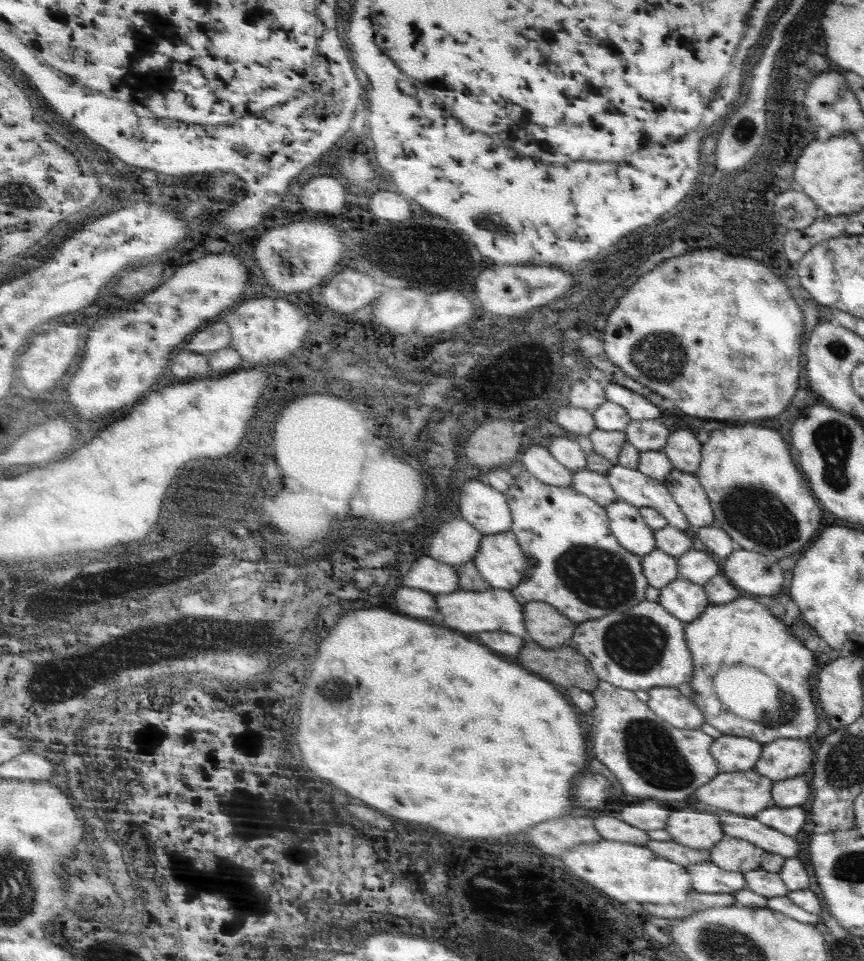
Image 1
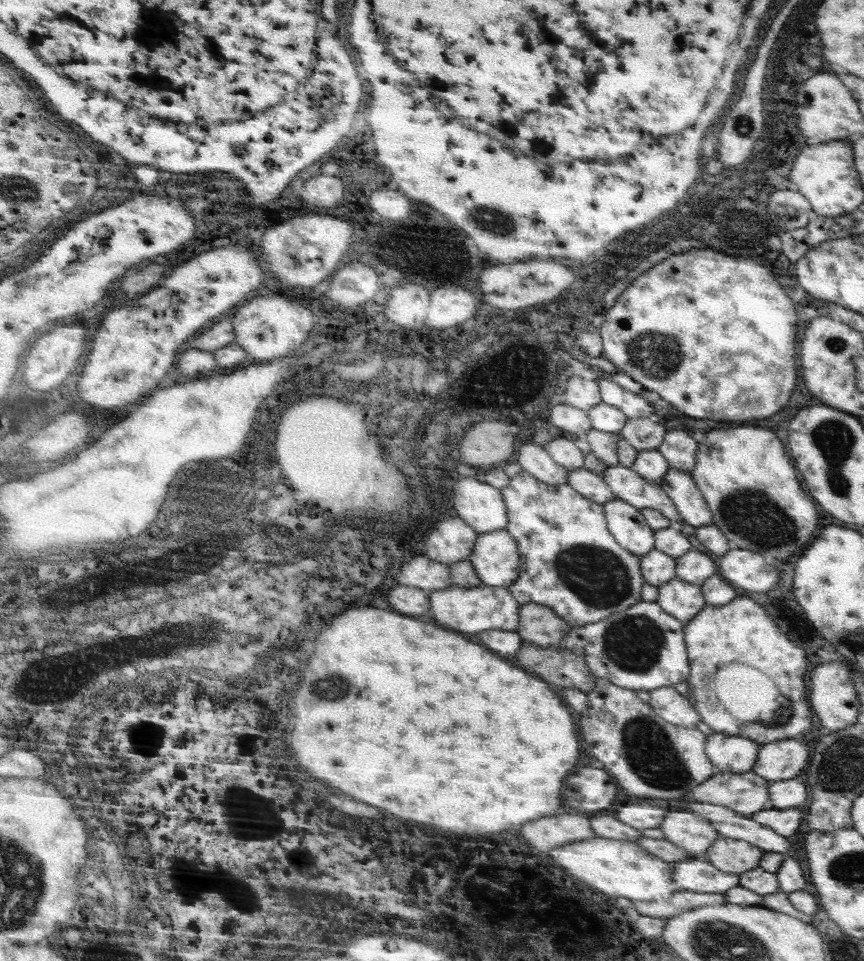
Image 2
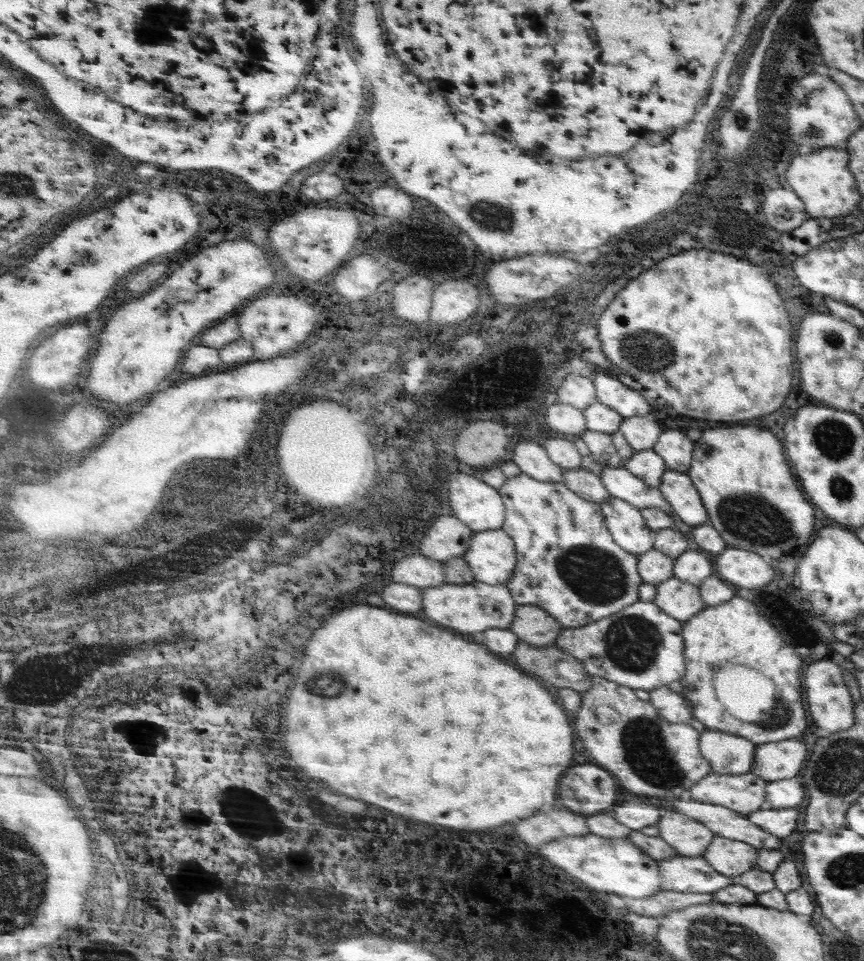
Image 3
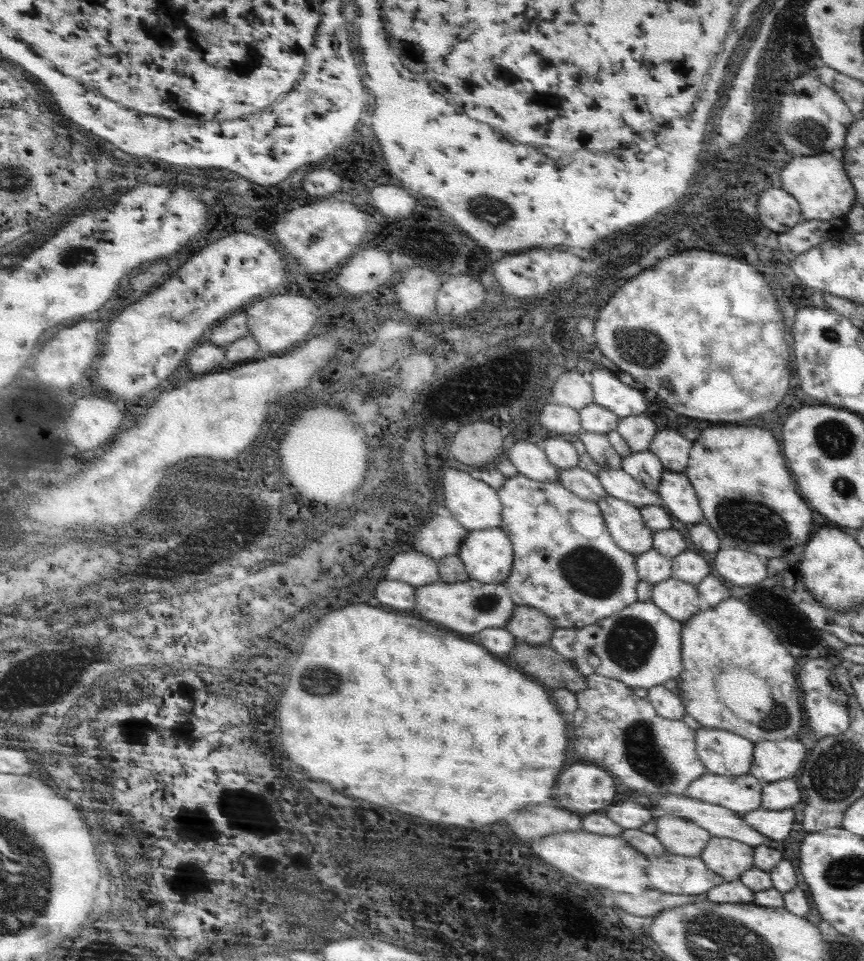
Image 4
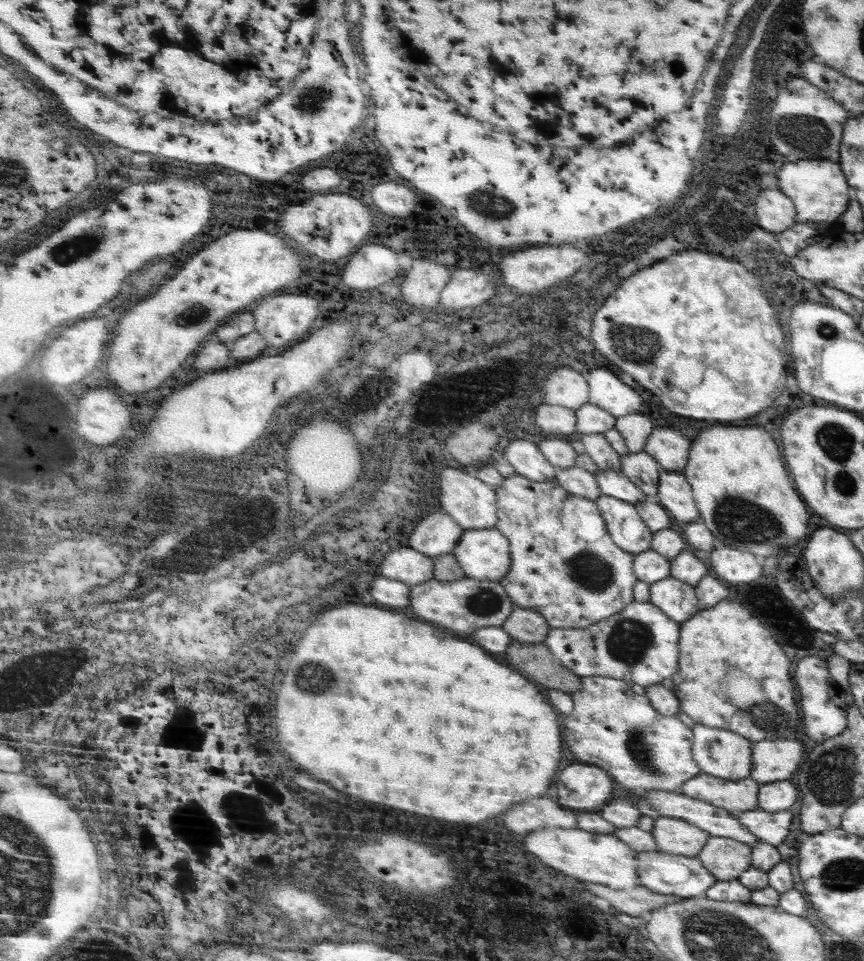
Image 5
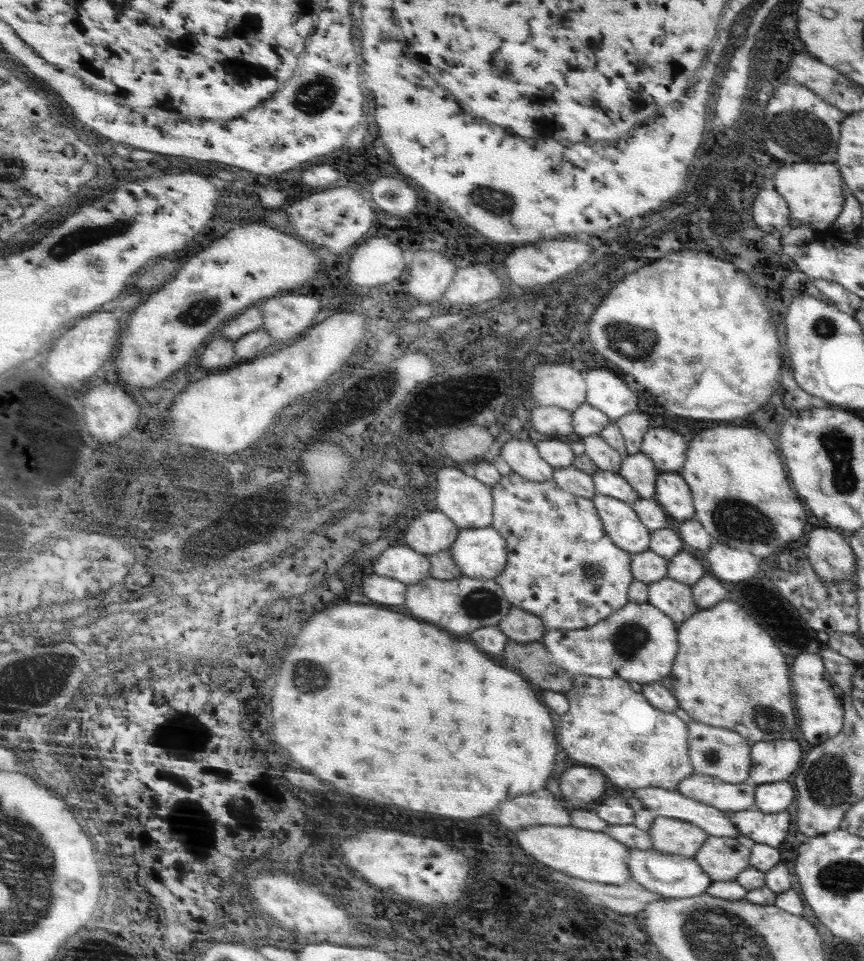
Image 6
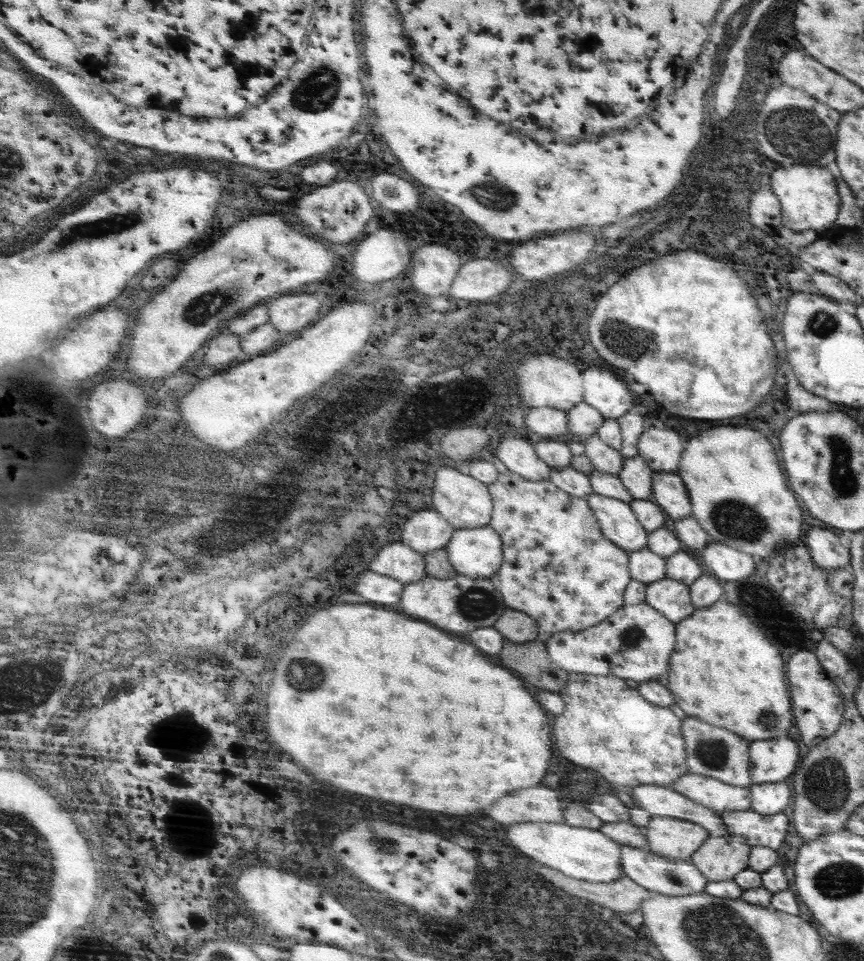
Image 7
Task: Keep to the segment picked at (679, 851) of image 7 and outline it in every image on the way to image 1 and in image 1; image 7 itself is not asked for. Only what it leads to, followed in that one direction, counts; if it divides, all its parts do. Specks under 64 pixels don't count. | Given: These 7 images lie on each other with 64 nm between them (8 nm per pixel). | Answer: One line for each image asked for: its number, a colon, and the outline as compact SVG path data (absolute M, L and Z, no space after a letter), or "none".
1: M695 808L673 810L667 818L667 834L673 842L689 846L693 850L711 850L725 834L721 830L719 818Z
2: M667 812L659 828L665 840L687 850L693 858L703 858L709 846L719 838L713 824L693 812Z
3: M663 812L657 820L659 838L665 840L677 856L683 858L699 858L705 854L705 848L713 840L713 832L697 820L677 814L677 812Z
4: M659 814L655 818L655 838L663 844L667 854L699 858L711 834L697 824L691 824L673 814Z
5: M671 816L655 818L651 836L659 852L683 858L695 858L709 840L709 834L705 834L701 828Z
6: M653 816L649 836L655 852L681 858L693 858L709 838L701 828L681 820L669 820L665 816Z

